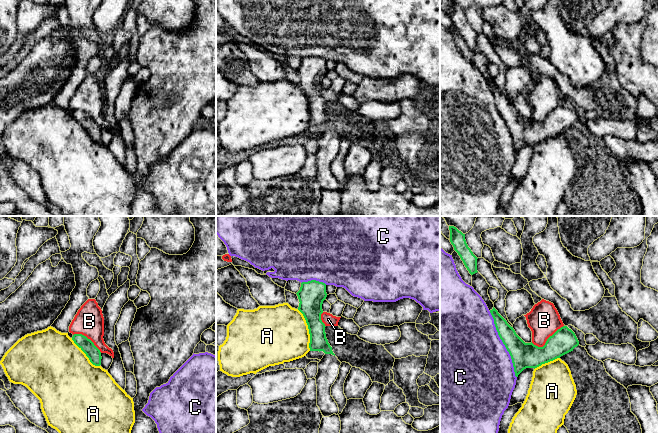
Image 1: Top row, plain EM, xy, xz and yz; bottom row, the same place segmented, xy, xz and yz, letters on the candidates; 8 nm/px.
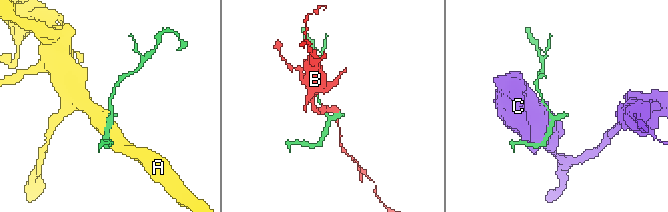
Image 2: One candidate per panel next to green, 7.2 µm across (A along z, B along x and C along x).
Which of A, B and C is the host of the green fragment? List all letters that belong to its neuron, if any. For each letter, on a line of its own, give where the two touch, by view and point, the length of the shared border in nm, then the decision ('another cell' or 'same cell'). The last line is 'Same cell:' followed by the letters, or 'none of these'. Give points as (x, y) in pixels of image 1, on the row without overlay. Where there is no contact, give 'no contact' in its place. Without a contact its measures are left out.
A: xz (309, 106) | 360 nm | another cell
B: yz (547, 116) | 300 nm | another cell
C: yz (503, 119) | 600 nm | another cell
Same cell: none of these

